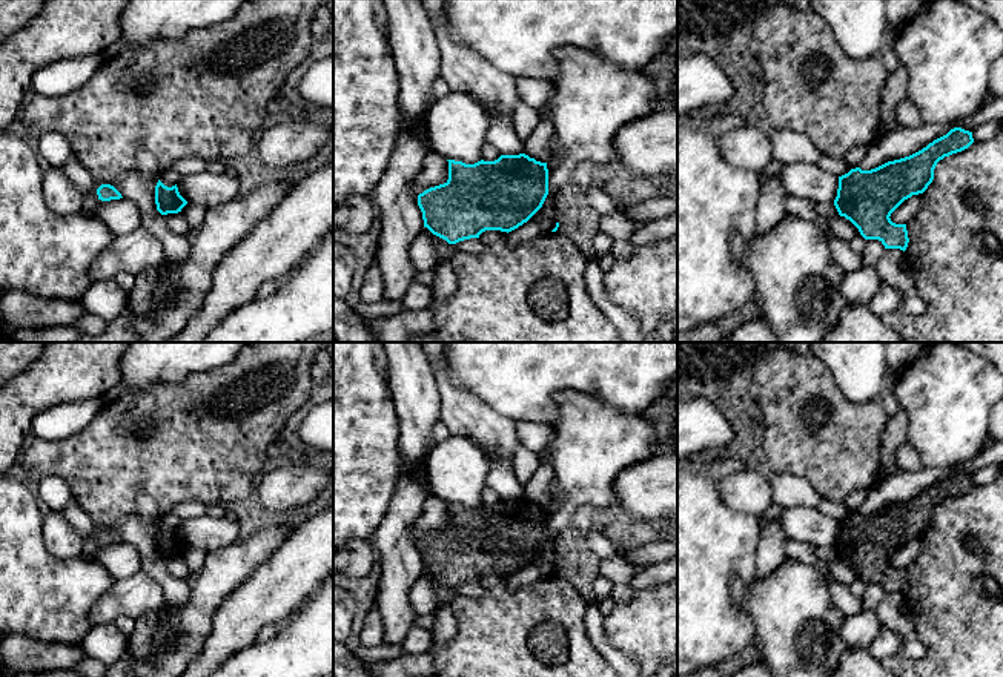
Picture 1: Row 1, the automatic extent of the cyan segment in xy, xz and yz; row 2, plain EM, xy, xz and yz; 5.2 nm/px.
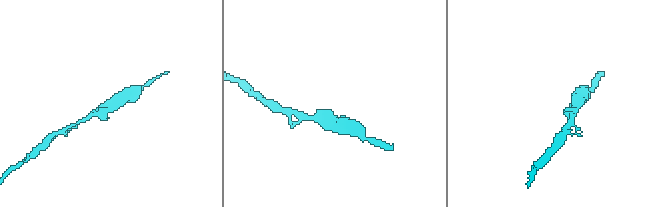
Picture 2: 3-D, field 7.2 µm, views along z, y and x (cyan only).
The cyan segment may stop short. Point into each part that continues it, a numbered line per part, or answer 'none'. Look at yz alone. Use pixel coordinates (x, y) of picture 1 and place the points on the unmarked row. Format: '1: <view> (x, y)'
none

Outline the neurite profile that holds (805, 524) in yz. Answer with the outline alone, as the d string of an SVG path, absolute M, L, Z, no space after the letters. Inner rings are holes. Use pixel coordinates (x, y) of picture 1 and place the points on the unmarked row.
M816 507L785 508L779 517L786 539L808 542L814 547L834 547L839 520L820 513Z

